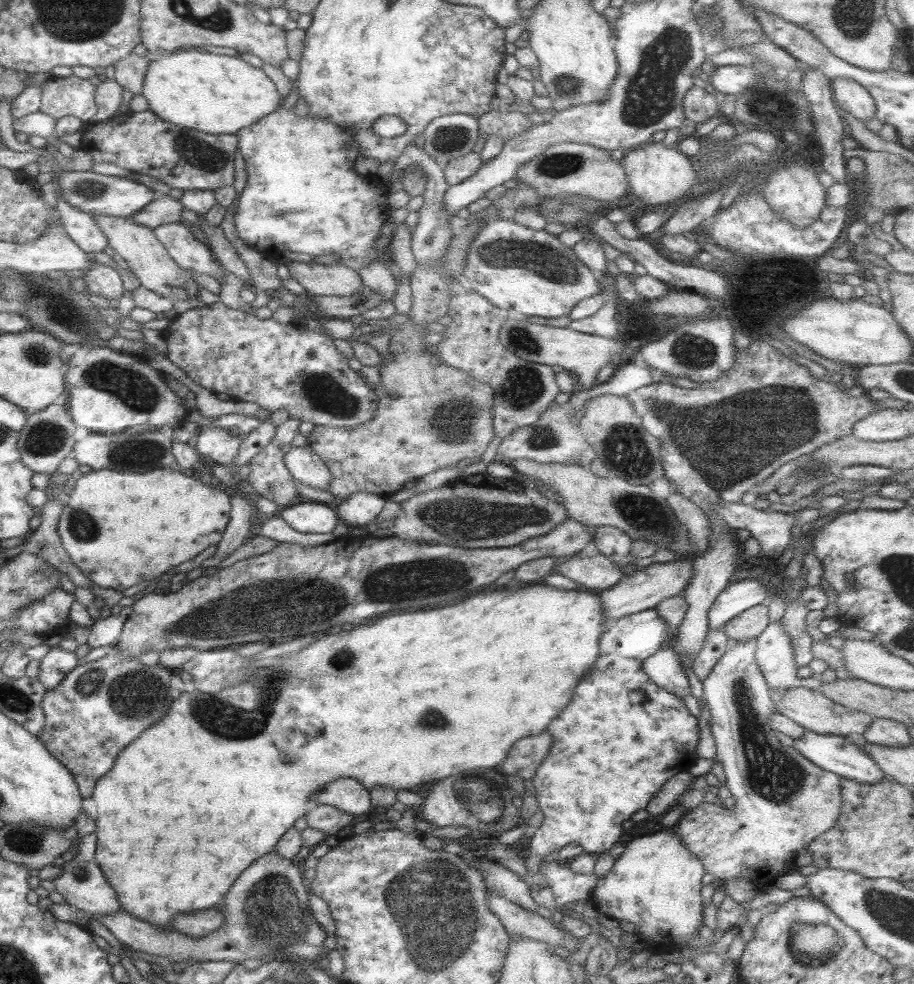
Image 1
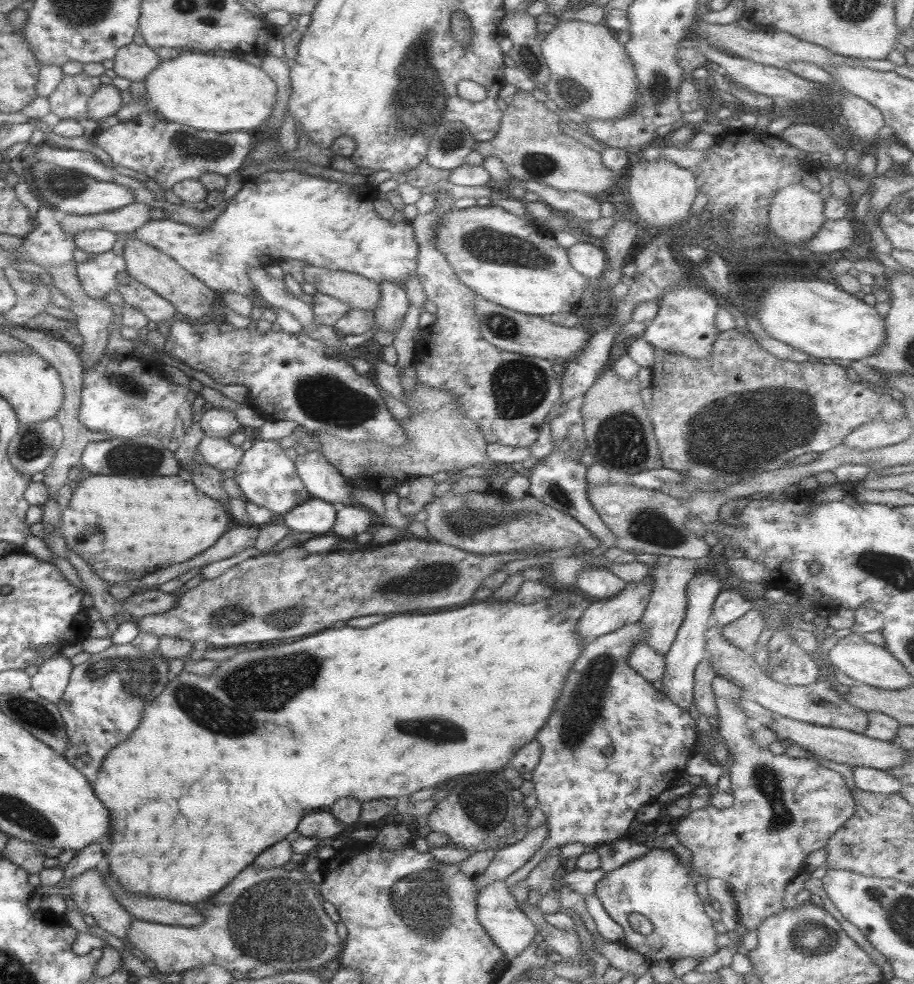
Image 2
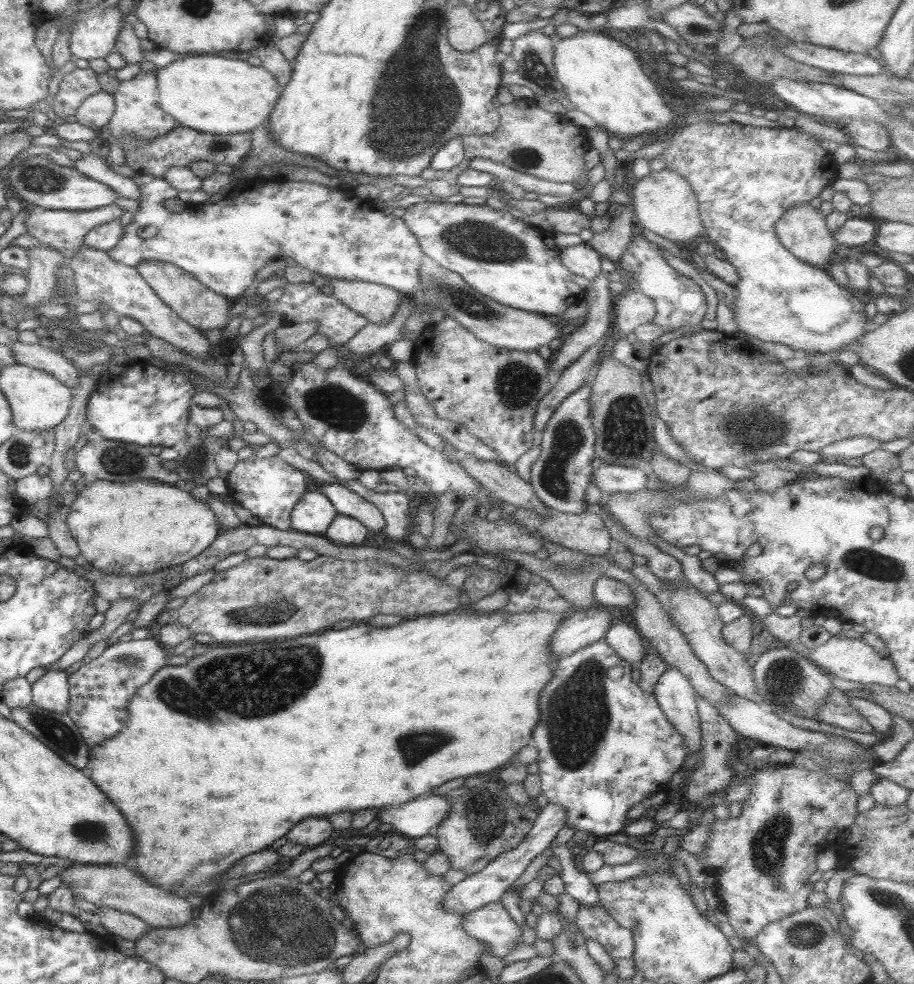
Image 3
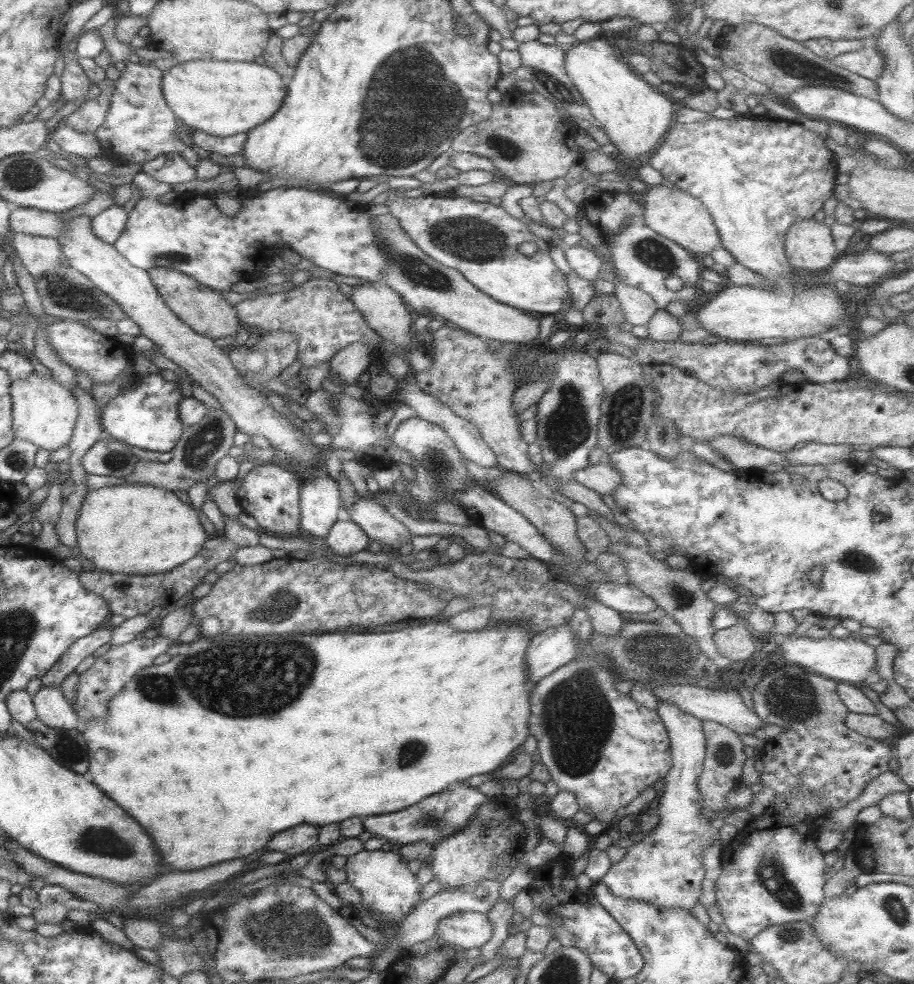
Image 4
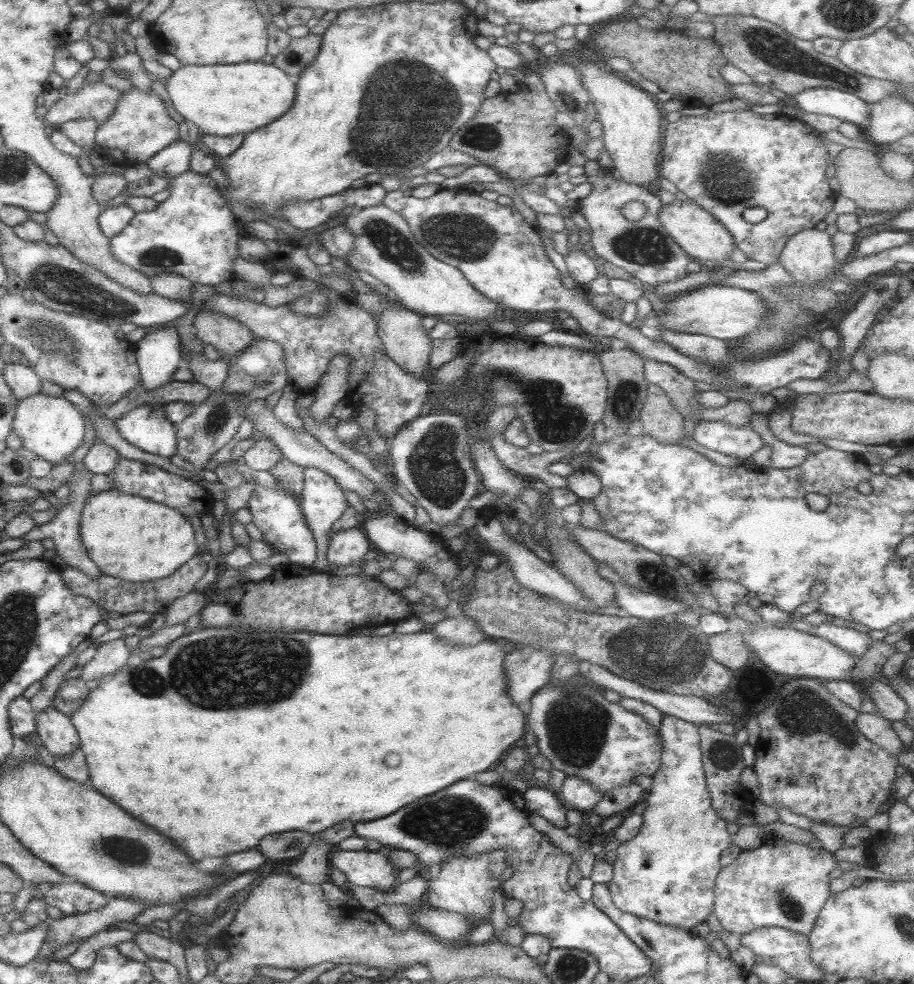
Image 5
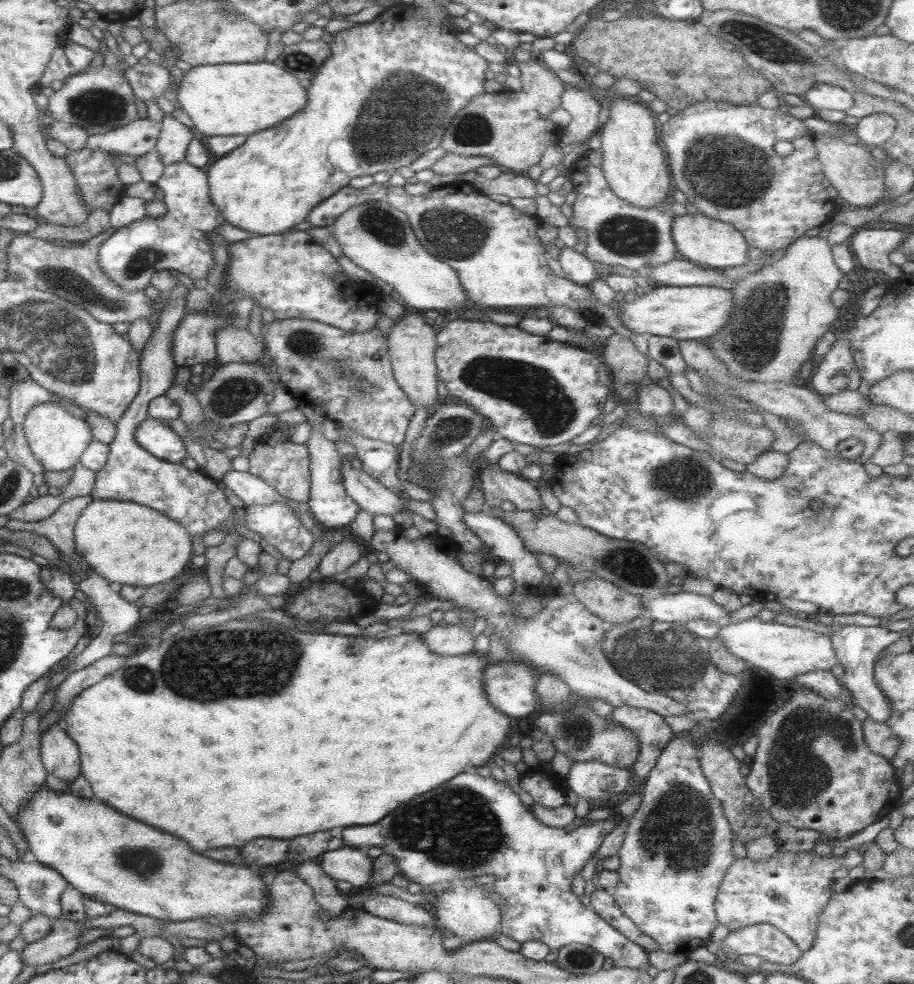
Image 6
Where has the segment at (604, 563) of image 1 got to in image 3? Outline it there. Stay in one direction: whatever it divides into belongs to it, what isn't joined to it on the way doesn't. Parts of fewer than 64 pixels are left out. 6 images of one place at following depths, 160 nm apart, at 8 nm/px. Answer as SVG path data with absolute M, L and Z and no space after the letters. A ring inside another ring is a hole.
M599 576L594 582L592 595L596 606L629 610L634 604L634 596L629 587L612 578Z

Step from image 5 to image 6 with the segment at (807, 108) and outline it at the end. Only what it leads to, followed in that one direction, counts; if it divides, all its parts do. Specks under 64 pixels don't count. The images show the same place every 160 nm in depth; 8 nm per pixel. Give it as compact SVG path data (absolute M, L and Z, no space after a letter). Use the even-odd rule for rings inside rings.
M815 83L801 97L813 109L845 112L854 103L852 94L844 88L830 84Z

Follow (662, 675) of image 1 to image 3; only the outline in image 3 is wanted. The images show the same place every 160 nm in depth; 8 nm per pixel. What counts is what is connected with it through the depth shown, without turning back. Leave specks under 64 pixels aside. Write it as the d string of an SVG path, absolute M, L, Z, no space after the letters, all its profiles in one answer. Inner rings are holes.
M613 621L602 639L619 658L634 668L643 660L646 644L630 621Z

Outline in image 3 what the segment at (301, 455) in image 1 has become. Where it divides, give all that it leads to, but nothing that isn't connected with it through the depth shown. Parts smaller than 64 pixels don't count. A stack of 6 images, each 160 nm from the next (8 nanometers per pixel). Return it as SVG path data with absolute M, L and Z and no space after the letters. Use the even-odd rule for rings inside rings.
M318 482L322 487L319 487L319 492L323 493L329 502L334 506L337 514L343 514L357 520L367 531L374 532L377 534L381 529L383 529L384 521L382 514L371 504L367 502L364 498L361 498L357 493L355 493L351 487L345 488L342 485L331 484L325 482Z

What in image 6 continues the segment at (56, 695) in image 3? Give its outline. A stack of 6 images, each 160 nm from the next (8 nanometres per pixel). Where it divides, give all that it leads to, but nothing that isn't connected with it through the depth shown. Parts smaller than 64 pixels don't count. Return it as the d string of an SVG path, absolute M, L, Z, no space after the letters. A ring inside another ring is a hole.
M60 724L51 725L47 728L47 731L43 732L40 736L39 757L41 758L45 773L59 778L59 780L67 783L67 786L69 786L69 783L73 783L80 774L79 751L77 751L77 745L73 743L73 739L67 737L65 728L60 726Z

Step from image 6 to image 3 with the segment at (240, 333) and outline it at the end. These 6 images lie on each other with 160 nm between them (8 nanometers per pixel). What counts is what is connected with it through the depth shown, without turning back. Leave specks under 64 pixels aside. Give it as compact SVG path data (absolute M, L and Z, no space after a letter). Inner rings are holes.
M143 262L135 266L140 278L175 315L197 330L221 330L229 322L227 312L232 301L215 294L177 266L161 262Z

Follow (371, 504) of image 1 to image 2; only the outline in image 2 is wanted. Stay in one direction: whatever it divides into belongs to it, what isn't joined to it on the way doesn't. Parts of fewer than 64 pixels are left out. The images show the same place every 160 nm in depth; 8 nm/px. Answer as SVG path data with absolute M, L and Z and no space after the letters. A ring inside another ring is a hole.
M357 505L336 508L336 517L330 534L340 540L352 540L359 534L365 533L371 525L369 514Z

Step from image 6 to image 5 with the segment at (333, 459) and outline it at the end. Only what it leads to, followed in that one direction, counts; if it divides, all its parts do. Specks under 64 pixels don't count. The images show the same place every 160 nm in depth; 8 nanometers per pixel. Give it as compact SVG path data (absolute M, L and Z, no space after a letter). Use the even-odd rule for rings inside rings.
M338 354L329 362L325 375L319 379L315 387L313 402L308 406L308 415L314 422L324 422L331 416L335 404L347 396L347 380L349 380L348 358ZM307 467L303 471L303 486L300 496L297 501L300 506L301 514L307 524L309 531L313 533L315 541L315 560L310 565L311 569L315 569L321 573L330 573L328 562L326 560L326 551L328 541L326 536L331 526L339 519L341 513L348 507L345 496L341 491L342 488L333 480L331 476L325 474L323 471Z

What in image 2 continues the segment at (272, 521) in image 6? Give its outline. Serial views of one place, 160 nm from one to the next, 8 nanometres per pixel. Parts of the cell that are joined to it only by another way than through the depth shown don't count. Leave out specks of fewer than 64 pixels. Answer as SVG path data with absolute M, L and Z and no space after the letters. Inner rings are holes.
M258 438L253 441L250 448L242 452L233 472L243 498L259 508L267 508L273 516L284 516L294 506L311 498L296 475L294 460L285 455L285 450L277 446L276 440Z

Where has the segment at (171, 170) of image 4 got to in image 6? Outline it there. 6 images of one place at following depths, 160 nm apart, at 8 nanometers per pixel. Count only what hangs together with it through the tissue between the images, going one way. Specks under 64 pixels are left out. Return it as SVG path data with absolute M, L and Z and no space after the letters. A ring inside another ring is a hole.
M163 114L154 149L164 166L183 161L186 146L195 135L190 128L173 119L170 114Z

